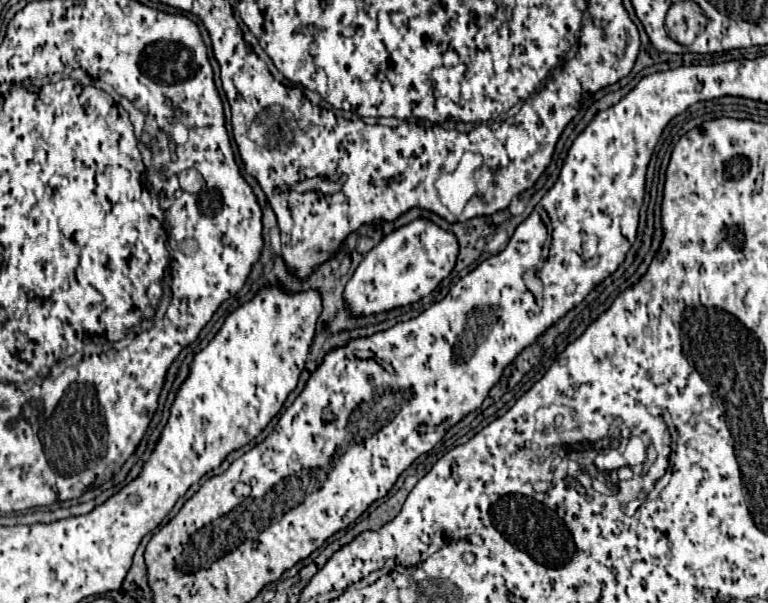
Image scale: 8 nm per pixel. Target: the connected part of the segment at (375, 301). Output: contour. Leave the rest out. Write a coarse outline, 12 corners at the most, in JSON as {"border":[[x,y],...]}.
{"border":[[417,219],[389,233],[345,287],[351,317],[429,295],[457,239]]}

